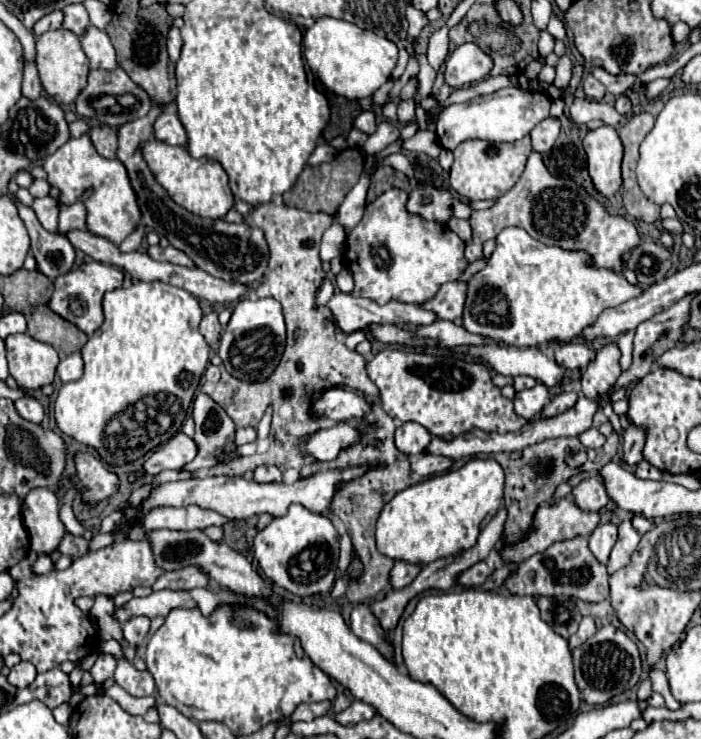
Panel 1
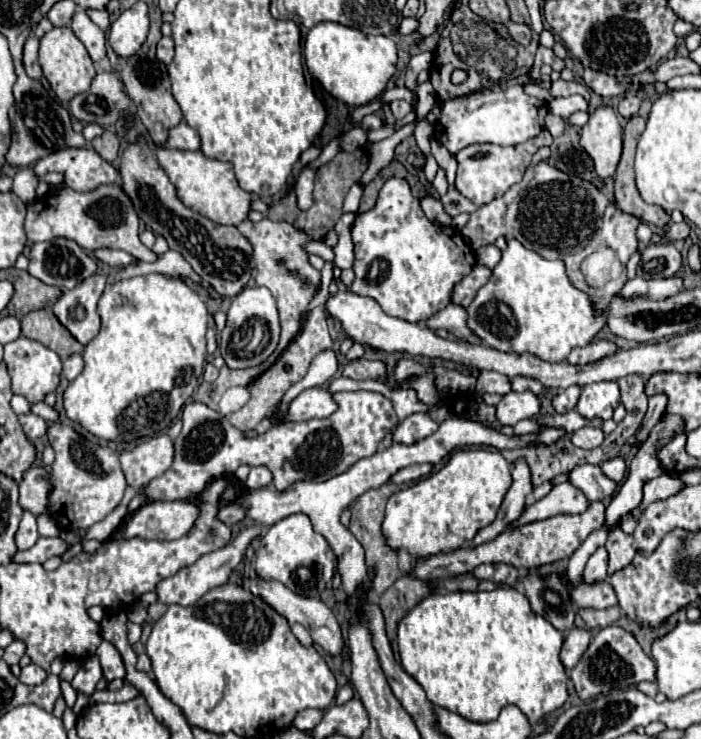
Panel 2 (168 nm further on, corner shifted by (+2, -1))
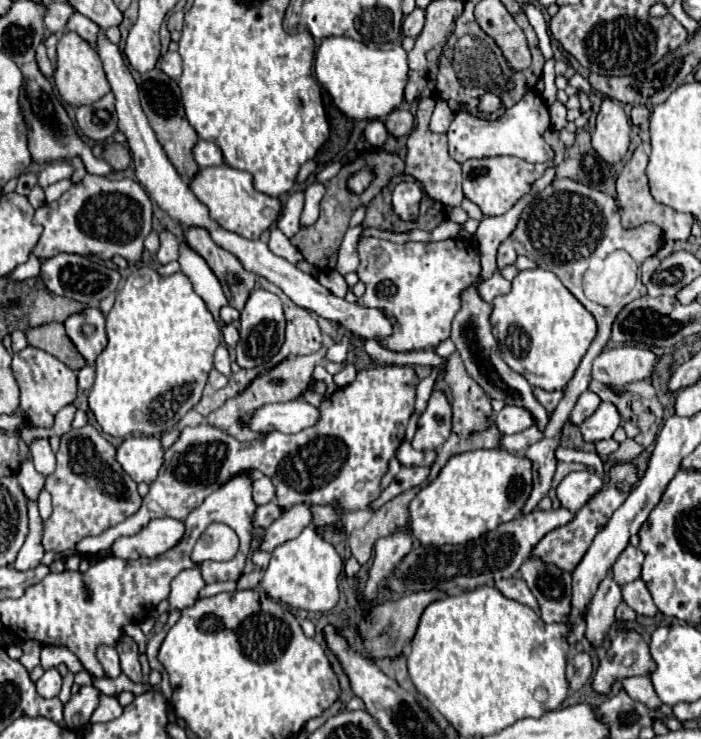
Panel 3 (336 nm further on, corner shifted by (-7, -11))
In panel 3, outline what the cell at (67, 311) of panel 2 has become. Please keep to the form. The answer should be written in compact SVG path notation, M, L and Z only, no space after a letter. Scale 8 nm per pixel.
M87 308L81 314L73 314L65 320L65 330L79 354L87 364L95 364L95 358L107 346L105 334L105 316L99 308Z

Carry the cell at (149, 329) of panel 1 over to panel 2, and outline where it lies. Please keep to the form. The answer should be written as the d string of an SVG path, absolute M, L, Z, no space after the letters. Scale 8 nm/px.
M162 274L134 276L104 290L98 300L98 314L102 328L82 352L84 370L64 390L66 418L78 422L96 438L112 442L136 442L164 432L196 390L206 364L208 310L202 296L190 290L182 280Z

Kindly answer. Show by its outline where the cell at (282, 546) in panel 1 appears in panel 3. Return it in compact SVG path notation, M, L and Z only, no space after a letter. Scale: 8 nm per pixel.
M307 526L297 538L273 550L271 562L261 578L261 588L277 602L307 612L329 612L339 600L339 572L343 560L337 550L317 536L313 526Z

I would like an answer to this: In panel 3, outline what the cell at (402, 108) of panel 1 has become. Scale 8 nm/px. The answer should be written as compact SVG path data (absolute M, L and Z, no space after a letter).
M397 108L383 120L383 124L391 136L401 138L401 136L407 136L415 128L415 118L407 108Z

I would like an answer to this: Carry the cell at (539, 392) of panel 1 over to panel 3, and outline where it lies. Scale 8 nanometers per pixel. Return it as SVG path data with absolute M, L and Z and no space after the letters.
M505 406L501 412L495 416L495 424L501 434L517 434L529 426L535 424L533 416L517 406Z

